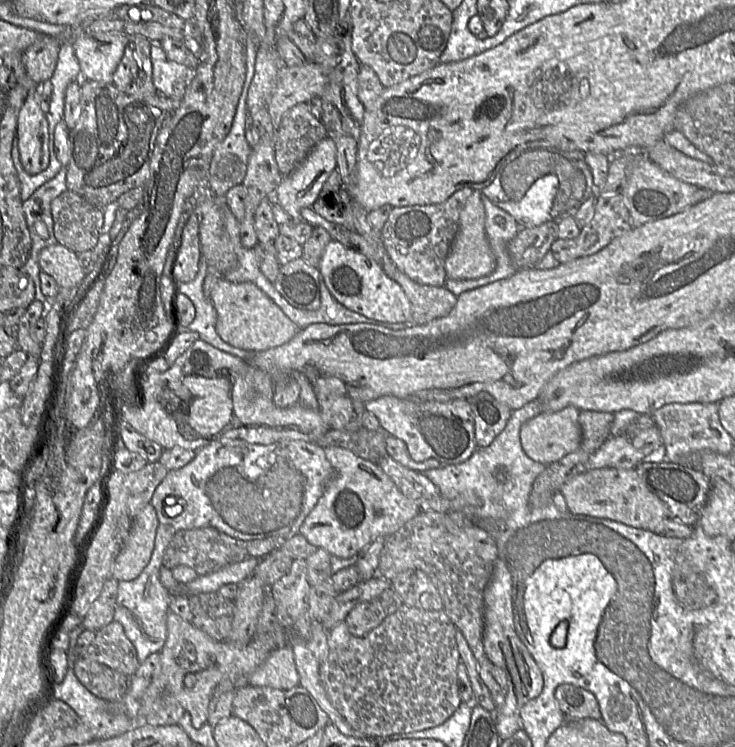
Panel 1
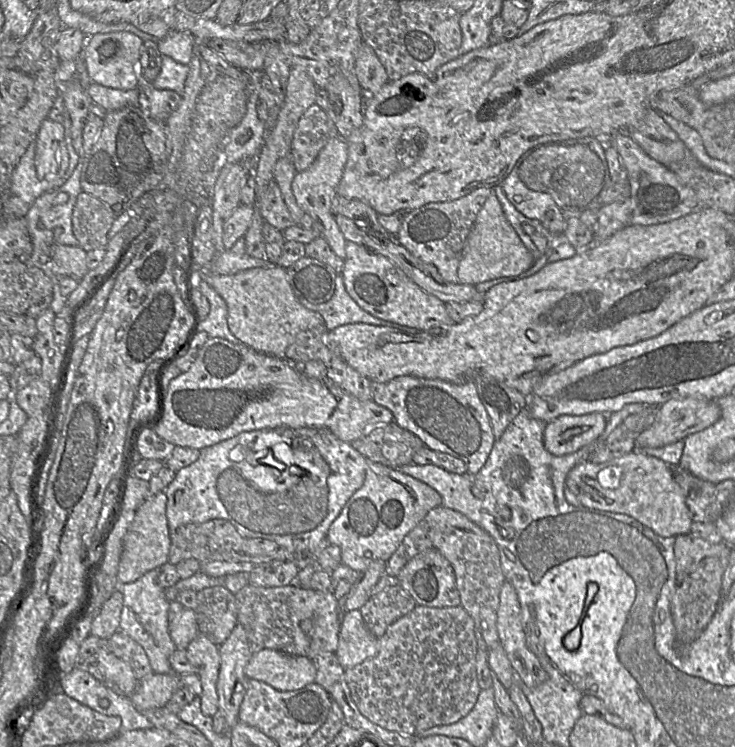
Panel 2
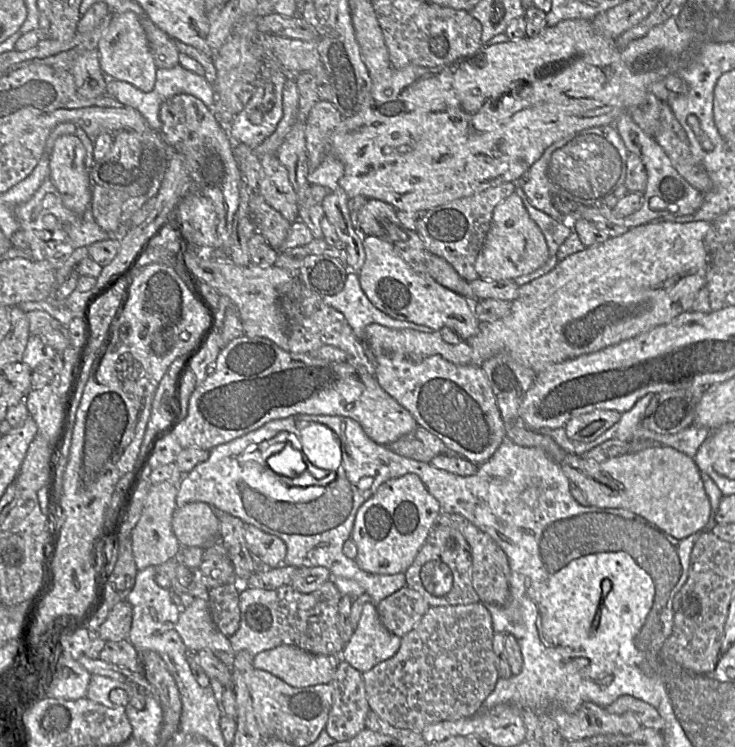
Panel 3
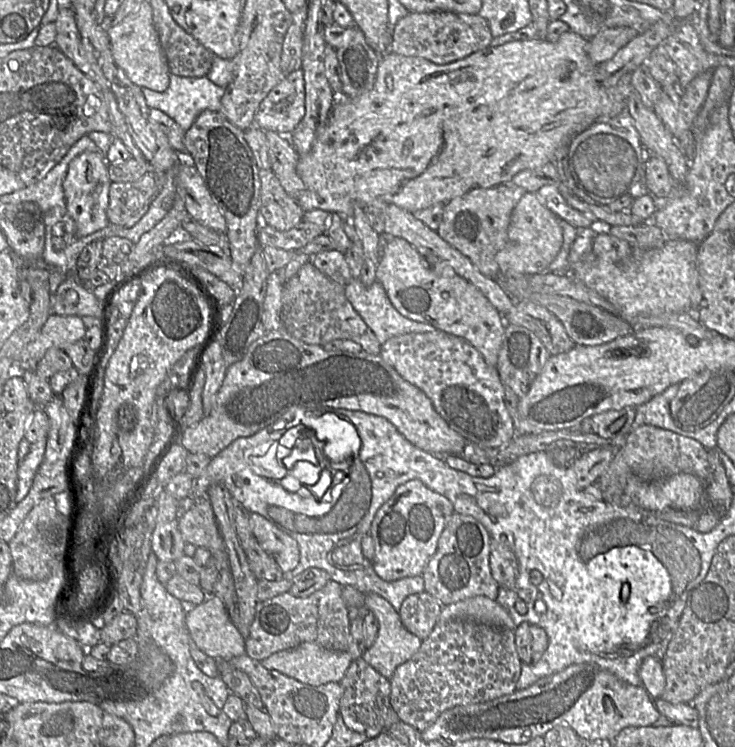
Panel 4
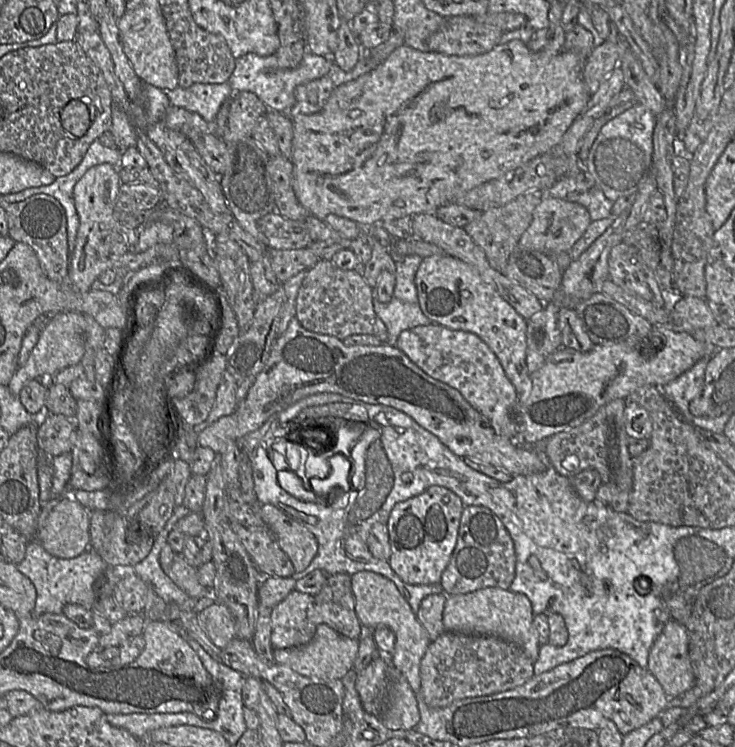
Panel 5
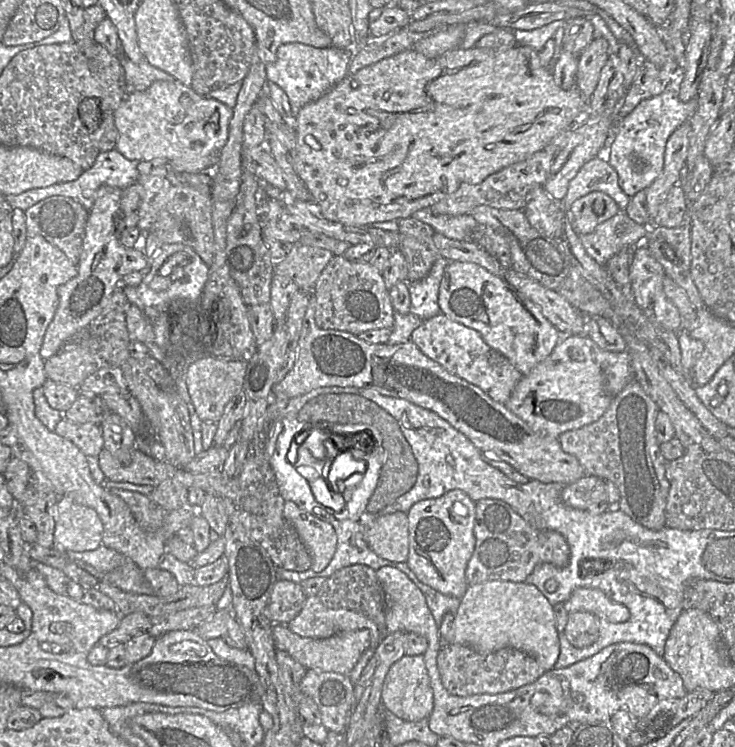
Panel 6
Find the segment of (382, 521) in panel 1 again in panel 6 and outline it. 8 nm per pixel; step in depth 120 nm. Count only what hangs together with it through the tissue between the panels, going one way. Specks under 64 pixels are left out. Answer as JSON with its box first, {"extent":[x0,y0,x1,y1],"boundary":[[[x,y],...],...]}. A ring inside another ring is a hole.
{"extent":[406,489,476,599],"boundary":[[[455,489],[438,498],[420,501],[407,512],[409,554],[406,564],[421,583],[458,599],[469,588],[465,572],[476,543],[475,507],[476,502],[464,491]]]}

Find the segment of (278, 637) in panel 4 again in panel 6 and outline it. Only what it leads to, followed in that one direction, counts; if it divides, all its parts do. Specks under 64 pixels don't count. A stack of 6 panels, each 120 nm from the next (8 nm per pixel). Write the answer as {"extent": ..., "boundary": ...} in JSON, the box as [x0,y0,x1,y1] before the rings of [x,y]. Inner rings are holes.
{"extent":[287,596,383,648],"boundary":[[[317,596],[306,597],[302,610],[287,627],[301,637],[314,639],[368,630],[371,648],[375,648],[383,638],[377,625],[365,615],[352,610],[330,609]]]}

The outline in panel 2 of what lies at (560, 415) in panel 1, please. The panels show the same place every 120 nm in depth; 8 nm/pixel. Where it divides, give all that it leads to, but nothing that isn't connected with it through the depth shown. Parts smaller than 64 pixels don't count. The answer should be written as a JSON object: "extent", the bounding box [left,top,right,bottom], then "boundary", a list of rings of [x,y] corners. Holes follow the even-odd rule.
{"extent":[543,414,611,456],"boundary":[[[611,414],[563,415],[548,422],[543,436],[545,448],[555,456],[578,451],[600,437],[608,415]]]}

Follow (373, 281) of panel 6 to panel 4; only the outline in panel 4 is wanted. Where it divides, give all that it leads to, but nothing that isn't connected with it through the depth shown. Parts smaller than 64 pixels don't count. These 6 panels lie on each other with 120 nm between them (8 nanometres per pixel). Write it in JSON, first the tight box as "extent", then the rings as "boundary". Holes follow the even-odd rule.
{"extent":[282,262,381,355],"boundary":[[[311,262],[290,278],[282,291],[284,328],[296,339],[310,345],[324,346],[334,340],[351,340],[372,355],[379,355],[381,345],[345,296],[345,286],[320,272]]]}

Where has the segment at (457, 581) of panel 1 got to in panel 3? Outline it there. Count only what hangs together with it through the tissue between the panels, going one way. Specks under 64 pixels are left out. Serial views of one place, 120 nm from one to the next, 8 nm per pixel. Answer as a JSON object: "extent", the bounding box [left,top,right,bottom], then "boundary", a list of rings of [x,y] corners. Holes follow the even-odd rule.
{"extent":[436,512,510,606],"boundary":[[[442,512],[436,526],[448,526],[458,530],[468,543],[472,558],[472,584],[479,602],[486,606],[504,606],[510,596],[510,566],[507,555],[497,542],[459,514]]]}

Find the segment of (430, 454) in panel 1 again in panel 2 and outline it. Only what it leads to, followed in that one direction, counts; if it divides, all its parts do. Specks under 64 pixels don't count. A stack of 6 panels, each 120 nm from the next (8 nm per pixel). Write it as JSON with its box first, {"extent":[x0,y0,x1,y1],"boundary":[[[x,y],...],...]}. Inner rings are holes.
{"extent":[372,376,496,474],"boundary":[[[400,376],[385,383],[372,383],[372,389],[372,400],[390,410],[394,423],[420,438],[425,447],[463,460],[471,474],[484,466],[496,438],[474,381],[456,384]]]}

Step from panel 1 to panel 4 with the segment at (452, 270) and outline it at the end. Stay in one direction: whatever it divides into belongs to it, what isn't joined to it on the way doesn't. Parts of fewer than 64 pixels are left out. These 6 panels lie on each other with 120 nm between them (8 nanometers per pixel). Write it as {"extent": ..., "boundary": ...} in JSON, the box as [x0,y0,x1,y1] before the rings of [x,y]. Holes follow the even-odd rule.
{"extent":[496,191,563,275],"boundary":[[[526,191],[512,211],[508,241],[496,255],[500,275],[533,275],[545,272],[563,244],[561,220],[539,201],[535,193]]]}

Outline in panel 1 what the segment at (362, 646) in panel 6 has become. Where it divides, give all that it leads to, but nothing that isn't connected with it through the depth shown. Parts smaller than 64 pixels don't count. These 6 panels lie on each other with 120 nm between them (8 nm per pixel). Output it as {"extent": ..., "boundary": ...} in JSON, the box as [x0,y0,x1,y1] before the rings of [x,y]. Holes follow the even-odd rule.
{"extent":[249,645,299,690],"boundary":[[[289,645],[273,651],[249,676],[252,686],[289,690],[299,686],[293,650]]]}

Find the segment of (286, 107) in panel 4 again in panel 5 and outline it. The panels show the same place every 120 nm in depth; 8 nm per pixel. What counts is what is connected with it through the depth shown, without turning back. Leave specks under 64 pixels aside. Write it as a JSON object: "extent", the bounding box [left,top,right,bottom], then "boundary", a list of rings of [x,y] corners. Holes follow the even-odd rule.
{"extent":[288,76,334,118],"boundary":[[[329,76],[299,85],[295,89],[296,103],[288,116],[293,118],[296,115],[318,112],[333,90],[334,84]]]}

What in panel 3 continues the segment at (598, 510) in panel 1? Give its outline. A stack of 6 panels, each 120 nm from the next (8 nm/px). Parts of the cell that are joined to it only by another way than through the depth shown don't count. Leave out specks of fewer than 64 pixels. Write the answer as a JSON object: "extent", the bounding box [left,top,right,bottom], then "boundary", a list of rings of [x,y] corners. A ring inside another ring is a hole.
{"extent":[507,418,715,539],"boundary":[[[519,418],[507,423],[507,437],[520,446],[543,450],[562,468],[571,484],[584,492],[590,504],[588,506],[629,510],[677,539],[702,533],[715,522],[715,511],[705,491],[702,472],[697,467],[693,456],[663,446],[652,446],[599,463],[585,459],[583,455],[577,456],[565,451],[550,436],[528,428]]]}

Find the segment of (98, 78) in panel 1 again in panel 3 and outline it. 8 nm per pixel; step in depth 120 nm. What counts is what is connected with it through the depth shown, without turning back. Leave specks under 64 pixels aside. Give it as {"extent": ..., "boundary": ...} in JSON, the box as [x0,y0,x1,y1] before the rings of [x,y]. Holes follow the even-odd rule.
{"extent":[96,13,158,92],"boundary":[[[135,13],[113,16],[96,49],[104,75],[128,83],[143,92],[151,92],[154,89],[158,68],[152,57],[146,33]]]}

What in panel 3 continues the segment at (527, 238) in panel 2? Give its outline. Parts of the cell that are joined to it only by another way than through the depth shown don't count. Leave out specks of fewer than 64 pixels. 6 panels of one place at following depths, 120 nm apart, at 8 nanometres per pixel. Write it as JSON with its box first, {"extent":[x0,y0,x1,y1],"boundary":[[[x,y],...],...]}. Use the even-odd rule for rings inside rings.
{"extent":[513,187,572,286],"boundary":[[[519,187],[515,190],[514,193],[518,194],[523,199],[524,205],[527,209],[529,216],[542,231],[549,250],[549,258],[542,267],[528,275],[520,276],[513,279],[513,281],[520,286],[529,283],[543,276],[544,274],[549,273],[555,268],[555,266],[559,262],[557,258],[557,252],[559,250],[559,247],[571,234],[572,227],[570,223],[565,221],[557,221],[546,213],[530,205],[527,200],[527,197],[524,195],[523,191]]]}

